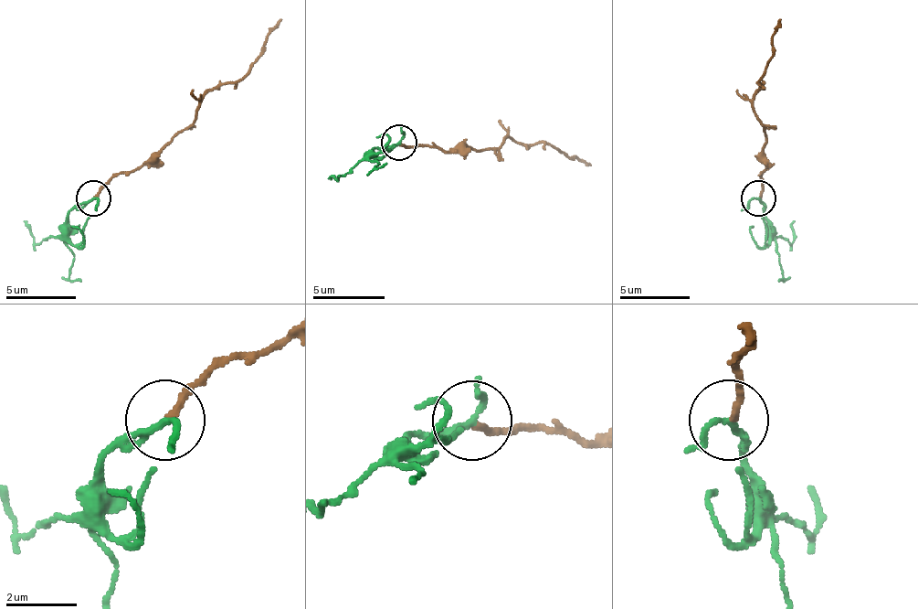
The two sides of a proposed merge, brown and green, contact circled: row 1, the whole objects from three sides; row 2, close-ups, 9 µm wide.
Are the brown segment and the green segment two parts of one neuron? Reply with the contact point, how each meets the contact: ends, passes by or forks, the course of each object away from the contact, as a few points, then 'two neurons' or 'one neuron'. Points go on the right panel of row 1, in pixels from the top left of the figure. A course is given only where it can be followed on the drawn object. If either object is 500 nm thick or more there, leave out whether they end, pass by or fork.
(758, 197) | brown ends | green passes by | brown via (757, 197), (764, 165), (764, 127), (754, 102), (761, 74), (771, 53), (771, 36), (782, 18) | green via (757, 197), (767, 229), (788, 242), (792, 221) | one neuron

